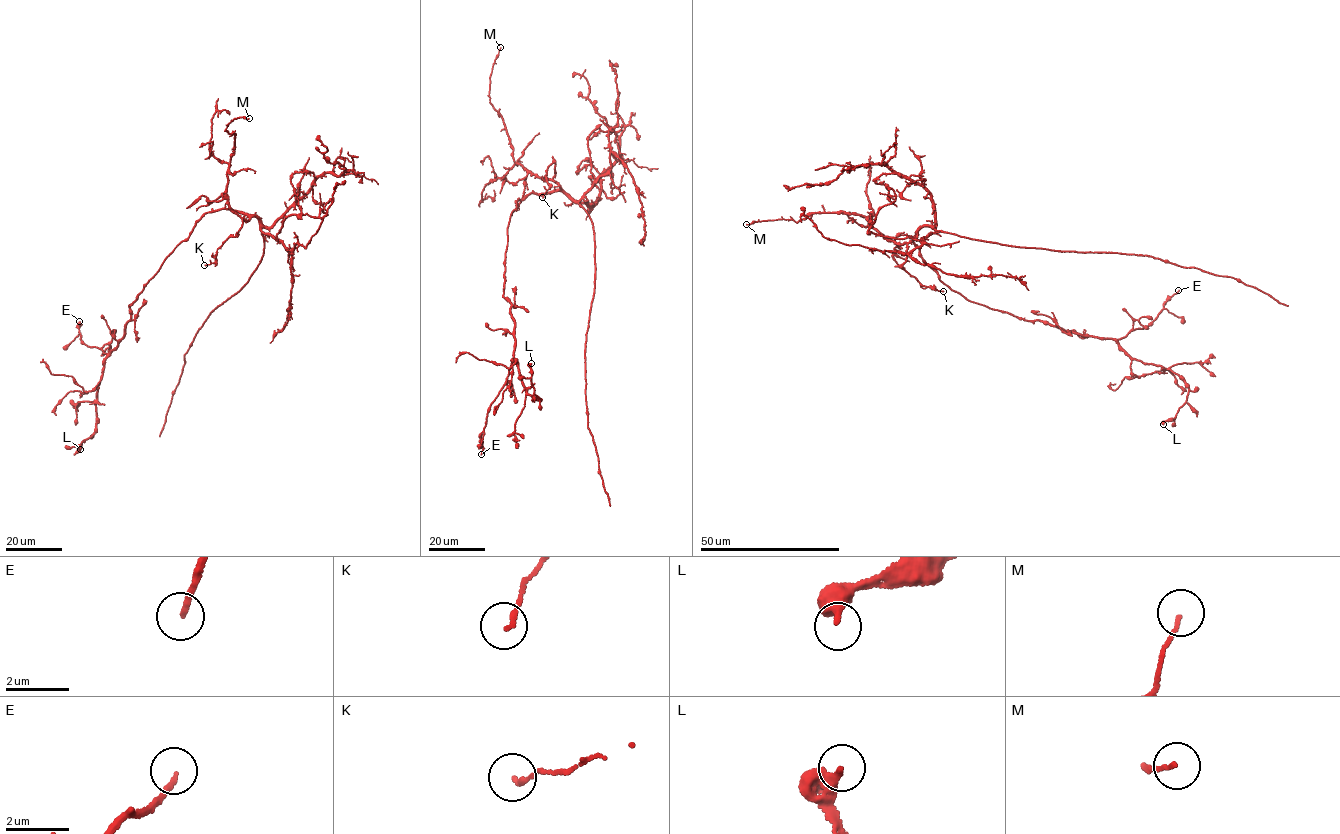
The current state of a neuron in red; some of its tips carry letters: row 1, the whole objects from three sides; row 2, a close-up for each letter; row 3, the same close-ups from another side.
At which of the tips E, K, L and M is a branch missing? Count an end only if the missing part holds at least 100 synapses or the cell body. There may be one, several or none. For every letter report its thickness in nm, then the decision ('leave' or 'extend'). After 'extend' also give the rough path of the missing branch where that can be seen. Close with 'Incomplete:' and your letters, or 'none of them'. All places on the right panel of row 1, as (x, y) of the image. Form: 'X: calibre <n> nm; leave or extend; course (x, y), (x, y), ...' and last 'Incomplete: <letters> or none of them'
E: calibre 150 nm; leave
K: calibre 130 nm; leave
L: calibre 260 nm; leave
M: calibre 110 nm; leave
Incomplete: none of them

